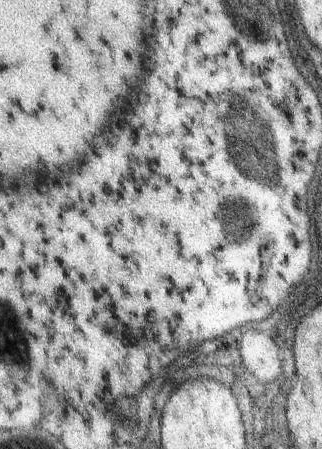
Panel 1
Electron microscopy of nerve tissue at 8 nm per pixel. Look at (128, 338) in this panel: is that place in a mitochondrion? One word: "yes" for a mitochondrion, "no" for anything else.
no

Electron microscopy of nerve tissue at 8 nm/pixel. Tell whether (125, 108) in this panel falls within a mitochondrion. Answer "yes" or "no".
no

